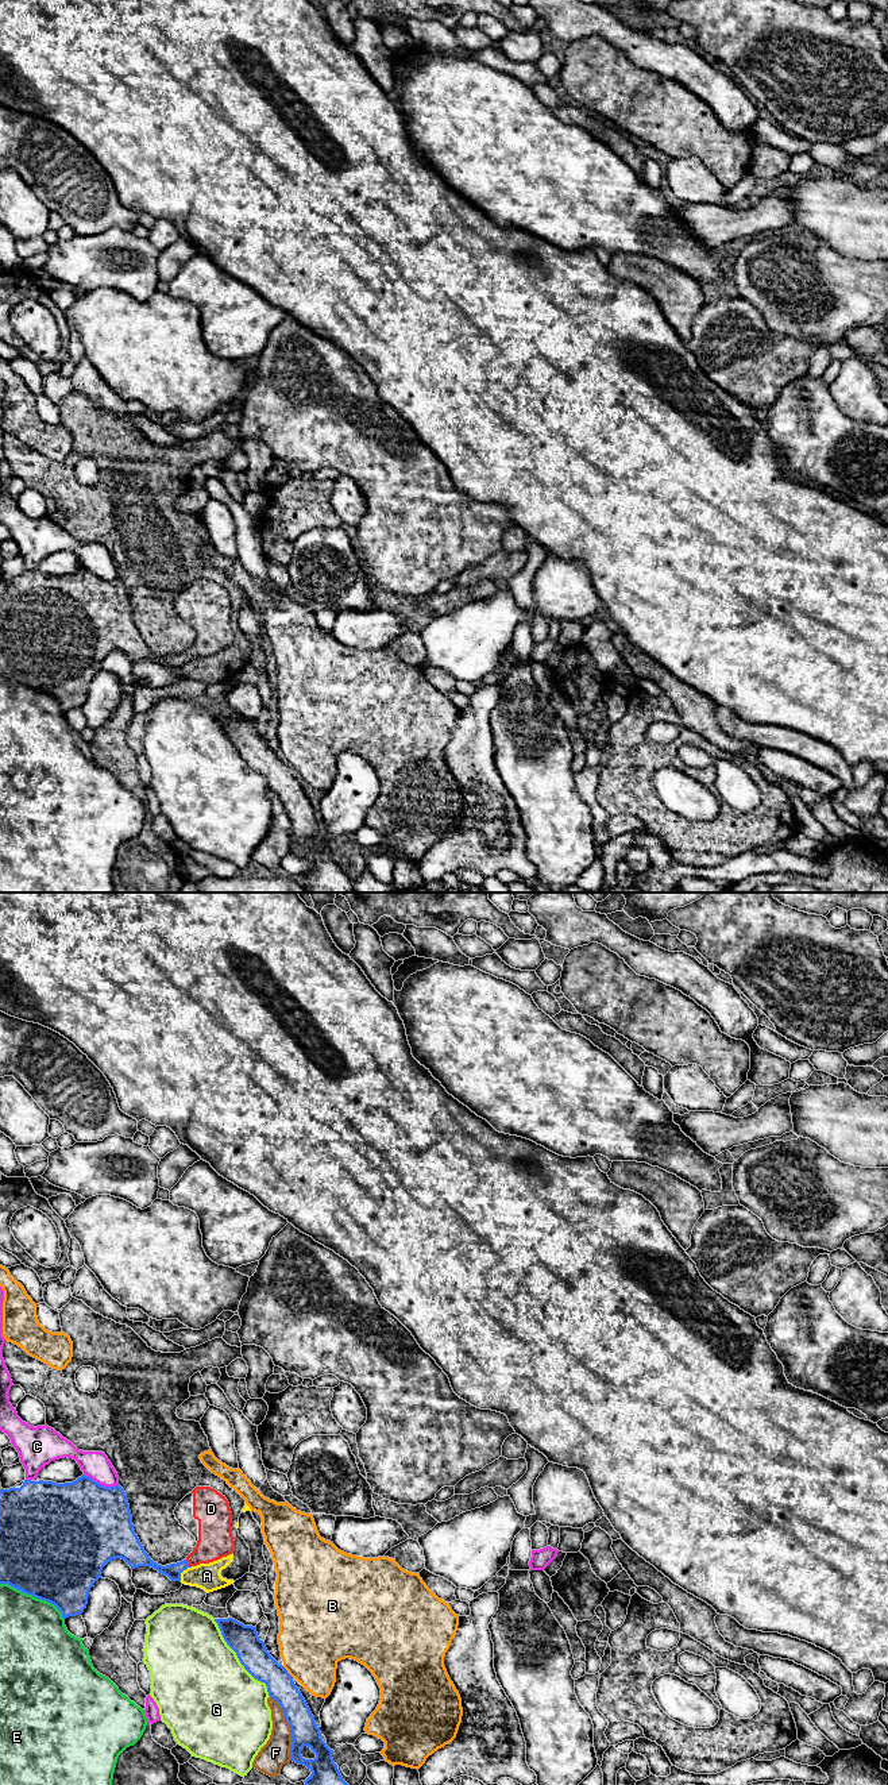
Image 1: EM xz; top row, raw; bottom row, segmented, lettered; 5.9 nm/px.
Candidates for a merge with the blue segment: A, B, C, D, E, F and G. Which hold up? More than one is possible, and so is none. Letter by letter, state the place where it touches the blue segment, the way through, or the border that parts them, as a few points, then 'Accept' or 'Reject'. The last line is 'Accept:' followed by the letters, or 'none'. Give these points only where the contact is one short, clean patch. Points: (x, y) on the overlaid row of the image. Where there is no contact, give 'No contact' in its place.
A: Touches blue at xz (181, 1572). Boundary: xz (189, 1566), (181, 1573), (180, 1580). Reject
B: Touches blue at xz (286, 1672). Boundary: xz (282, 1666), (293, 1677). Reject
C: Touches blue at xz (101, 1485). Reject
D: Touches blue at xz (188, 1564). Path across: xz (173, 1570), (188, 1564), (215, 1541). Accept
E: Touches blue at xz (34, 1596). Reject
F: Touches blue at xz (290, 1728). Reject
G: Touches blue at xz (239, 1660). Reject
Accept: D

